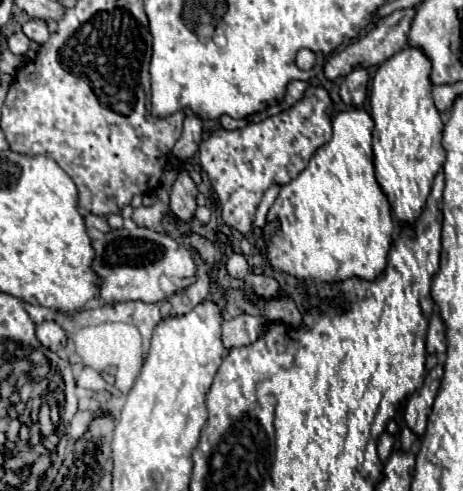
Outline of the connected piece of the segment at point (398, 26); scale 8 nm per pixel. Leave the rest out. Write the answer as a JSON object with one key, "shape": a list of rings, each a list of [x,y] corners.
{"shape":[[[414,8],[408,10],[394,10],[390,16],[386,16],[384,20],[378,22],[378,26],[372,26],[360,40],[348,44],[344,50],[336,52],[330,56],[330,60],[324,66],[324,76],[326,80],[336,80],[336,78],[344,78],[348,76],[354,68],[370,68],[370,66],[380,66],[382,62],[386,62],[390,56],[398,54],[400,50],[404,50],[404,46],[408,44],[408,30],[410,30],[410,22],[414,18]]]}

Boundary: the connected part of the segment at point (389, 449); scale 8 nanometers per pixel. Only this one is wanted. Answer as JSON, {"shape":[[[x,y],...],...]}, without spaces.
{"shape":[[[384,432],[379,438],[377,451],[379,458],[383,464],[386,463],[387,459],[393,452],[394,443],[395,443],[395,438],[387,432]]]}

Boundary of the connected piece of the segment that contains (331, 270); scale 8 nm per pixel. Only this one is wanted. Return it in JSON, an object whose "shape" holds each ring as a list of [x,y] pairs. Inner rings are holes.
{"shape":[[[362,108],[336,114],[332,120],[332,140],[318,148],[308,168],[298,178],[280,188],[280,194],[266,216],[268,224],[278,222],[278,228],[266,238],[266,262],[274,270],[286,272],[298,280],[312,278],[328,284],[338,284],[354,276],[372,282],[384,272],[392,246],[394,222],[390,204],[374,178],[373,128],[370,114]]]}

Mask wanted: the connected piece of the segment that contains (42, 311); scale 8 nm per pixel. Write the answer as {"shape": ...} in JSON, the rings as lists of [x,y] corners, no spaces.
{"shape":[[[26,304],[24,308],[26,308],[26,312],[30,314],[30,318],[32,318],[32,322],[34,322],[34,324],[42,324],[42,322],[48,318],[48,314],[50,314],[50,310],[46,310],[46,308],[42,308],[42,306]]]}

